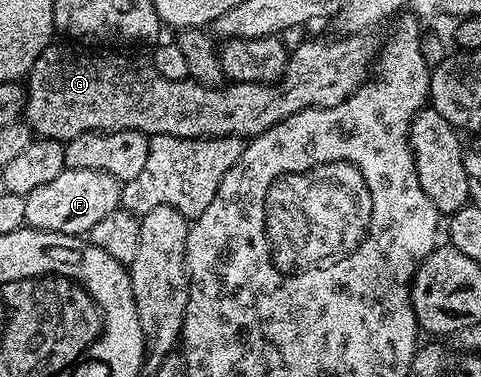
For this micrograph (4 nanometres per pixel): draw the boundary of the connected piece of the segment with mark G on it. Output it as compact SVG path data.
M341 36L336 39L338 42L301 42L297 47L292 47L291 53L288 55L285 72L279 79L279 84L270 84L268 82L234 82L226 85L226 90L222 88L210 88L203 86L199 82L186 80L184 82L176 82L175 80L163 80L163 76L159 76L152 65L145 64L140 66L133 58L128 58L125 52L109 52L113 54L88 54L85 50L72 50L69 46L57 46L51 44L39 56L39 60L35 60L35 64L29 70L27 81L24 83L25 88L25 109L23 111L23 121L30 131L36 137L50 138L56 142L70 142L72 138L77 138L80 134L92 134L94 132L112 132L114 130L142 130L144 134L170 134L176 138L228 138L236 136L242 140L252 140L257 135L267 132L267 128L271 128L275 124L279 124L283 120L287 120L287 116L291 116L300 110L309 110L312 106L334 106L339 104L344 98L350 98L355 91L366 81L369 68L369 46L364 42L365 38L361 36Z

